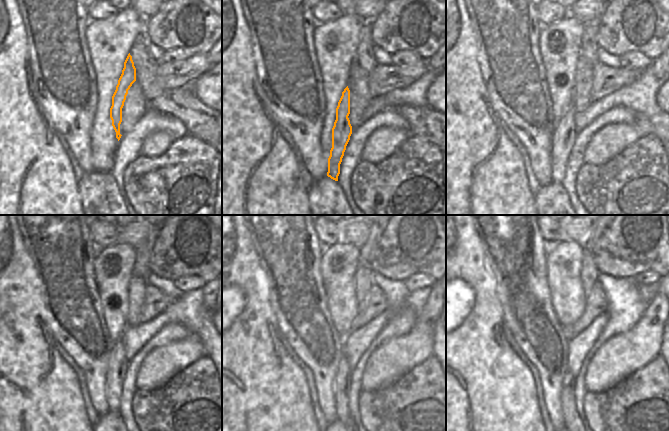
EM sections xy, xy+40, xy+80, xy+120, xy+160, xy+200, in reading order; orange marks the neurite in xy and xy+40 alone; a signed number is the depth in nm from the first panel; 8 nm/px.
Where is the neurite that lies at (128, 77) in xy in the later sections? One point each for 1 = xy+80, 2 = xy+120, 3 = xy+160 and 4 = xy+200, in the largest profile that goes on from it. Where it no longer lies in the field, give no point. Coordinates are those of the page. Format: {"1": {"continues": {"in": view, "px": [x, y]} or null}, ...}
{"1": {"continues": {"in": "xy+80", "px": [563, 137]}}, "2": {"continues": {"in": "xy+120", "px": [118, 363]}}, "3": {"continues": {"in": "xy+160", "px": [341, 383]}}, "4": {"continues": {"in": "xy+200", "px": [571, 417]}}}

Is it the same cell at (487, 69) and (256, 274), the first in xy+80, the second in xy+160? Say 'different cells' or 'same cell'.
different cells

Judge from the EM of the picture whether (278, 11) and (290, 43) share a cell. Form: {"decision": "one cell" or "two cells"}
{"decision": "one cell"}

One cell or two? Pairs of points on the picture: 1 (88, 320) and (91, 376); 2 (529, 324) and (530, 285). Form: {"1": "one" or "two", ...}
{"1": "one", "2": "one"}

